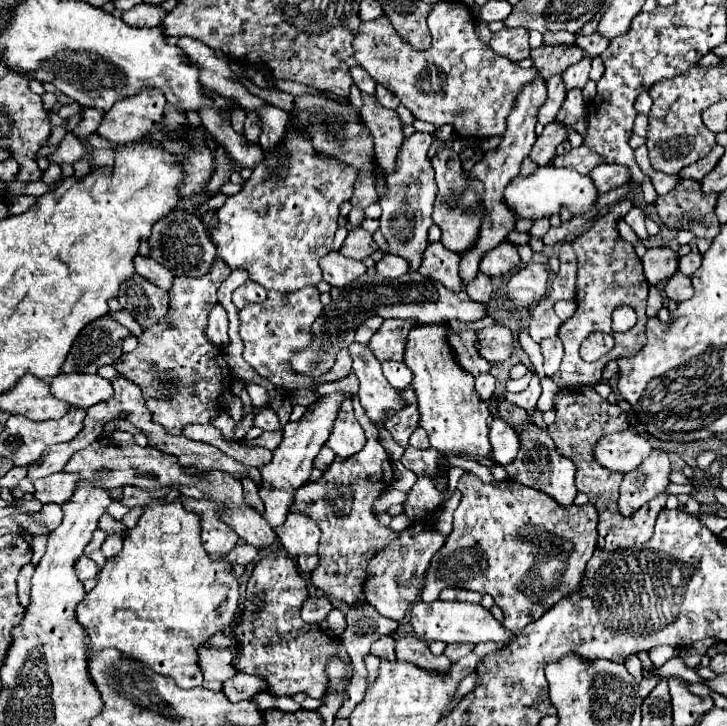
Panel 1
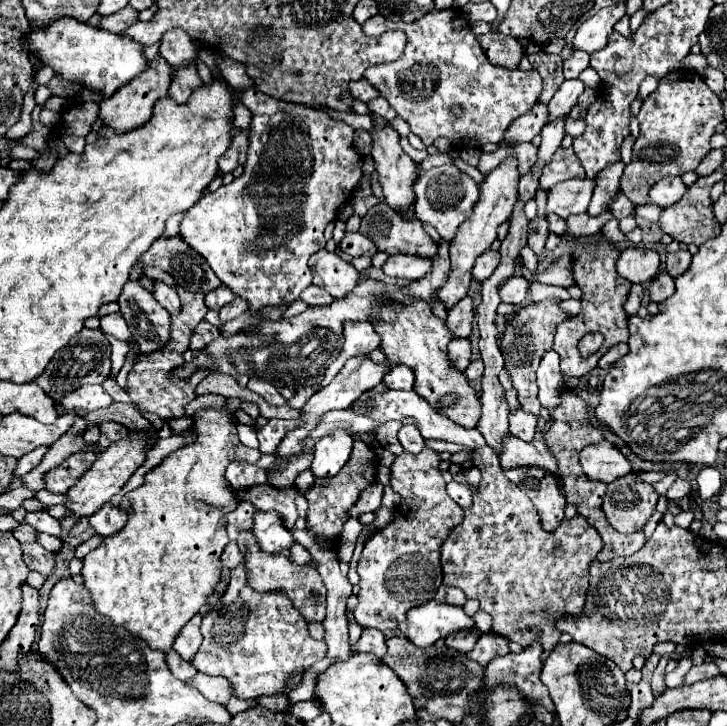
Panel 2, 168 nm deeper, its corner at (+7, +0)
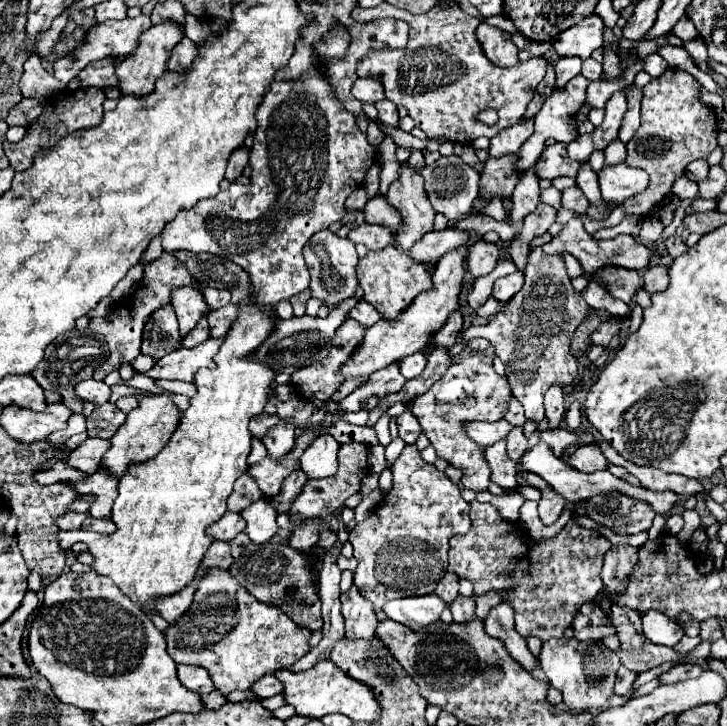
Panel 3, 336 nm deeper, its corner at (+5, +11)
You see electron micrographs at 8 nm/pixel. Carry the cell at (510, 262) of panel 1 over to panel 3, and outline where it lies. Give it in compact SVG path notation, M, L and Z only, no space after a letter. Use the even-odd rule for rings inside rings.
M478 240L468 248L468 272L472 278L490 274L500 258L500 248L496 244Z

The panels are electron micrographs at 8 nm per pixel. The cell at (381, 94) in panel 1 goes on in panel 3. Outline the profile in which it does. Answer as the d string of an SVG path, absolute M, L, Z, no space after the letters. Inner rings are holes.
M382 100L376 104L378 120L390 128L398 128L398 110L390 100Z

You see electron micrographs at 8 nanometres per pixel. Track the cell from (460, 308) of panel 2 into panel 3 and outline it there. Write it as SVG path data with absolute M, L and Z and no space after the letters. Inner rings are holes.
M454 312L450 316L450 320L442 326L442 330L432 338L434 348L450 348L452 344L456 344L460 330L462 330L462 314Z

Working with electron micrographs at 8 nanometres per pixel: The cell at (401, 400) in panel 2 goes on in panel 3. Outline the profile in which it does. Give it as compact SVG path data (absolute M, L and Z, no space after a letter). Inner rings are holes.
M500 420L500 422L468 422L466 424L468 436L484 448L490 444L496 444L498 440L506 440L510 430L512 430L512 426L506 420Z

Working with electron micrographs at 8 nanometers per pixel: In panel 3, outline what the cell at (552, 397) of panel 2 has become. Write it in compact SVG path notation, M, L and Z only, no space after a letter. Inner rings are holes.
M552 386L544 396L546 420L550 428L558 428L564 418L564 390L560 386Z

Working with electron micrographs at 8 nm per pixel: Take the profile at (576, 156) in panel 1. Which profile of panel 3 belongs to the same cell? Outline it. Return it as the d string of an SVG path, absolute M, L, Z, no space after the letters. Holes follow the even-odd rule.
M558 142L552 146L546 146L546 150L540 156L540 162L534 168L534 174L538 178L558 178L558 176L576 176L578 168L582 164L580 162L570 162L568 154L566 154L566 144Z

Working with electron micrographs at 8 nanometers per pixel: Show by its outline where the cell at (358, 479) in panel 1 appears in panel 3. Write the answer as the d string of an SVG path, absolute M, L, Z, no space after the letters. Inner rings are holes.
M358 442L342 444L340 452L338 452L338 464L340 464L338 472L334 476L330 476L330 478L308 480L306 482L306 486L302 488L302 492L298 494L298 498L290 506L291 520L325 518L326 516L332 516L334 510L340 510L346 498L360 492L360 480L368 474L368 462L366 460L368 460L368 446L366 444L358 444Z

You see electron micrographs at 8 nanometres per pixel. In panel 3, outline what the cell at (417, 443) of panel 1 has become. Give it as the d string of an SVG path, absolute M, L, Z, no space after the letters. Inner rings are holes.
M408 410L396 418L396 424L398 424L398 436L406 444L414 444L416 438L422 434L422 430L418 426L418 420L414 420L414 416Z

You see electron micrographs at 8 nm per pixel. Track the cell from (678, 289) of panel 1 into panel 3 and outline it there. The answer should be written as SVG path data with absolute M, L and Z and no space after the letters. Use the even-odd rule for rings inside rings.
M650 266L646 272L644 272L644 290L648 294L654 294L654 292L662 292L666 290L668 286L668 268L666 266Z

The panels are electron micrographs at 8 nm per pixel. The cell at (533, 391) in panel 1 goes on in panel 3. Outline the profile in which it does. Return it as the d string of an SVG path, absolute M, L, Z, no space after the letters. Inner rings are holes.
M514 428L510 434L508 434L508 442L506 442L506 452L512 460L520 460L522 454L526 452L526 446L528 446L528 440L524 438L522 434L522 428Z

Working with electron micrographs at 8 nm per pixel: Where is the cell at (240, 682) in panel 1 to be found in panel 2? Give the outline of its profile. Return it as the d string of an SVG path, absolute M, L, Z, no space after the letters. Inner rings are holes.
M198 673L194 679L188 681L188 685L196 687L200 693L204 693L214 703L226 705L228 699L232 697L232 685L224 677L212 677L212 675Z

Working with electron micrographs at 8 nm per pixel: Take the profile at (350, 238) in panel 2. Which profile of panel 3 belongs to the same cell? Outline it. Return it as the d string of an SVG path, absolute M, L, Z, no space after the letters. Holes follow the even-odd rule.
M360 224L350 230L348 238L354 244L364 244L368 250L382 250L390 242L394 242L394 234L390 238L390 228L374 226L374 224Z

